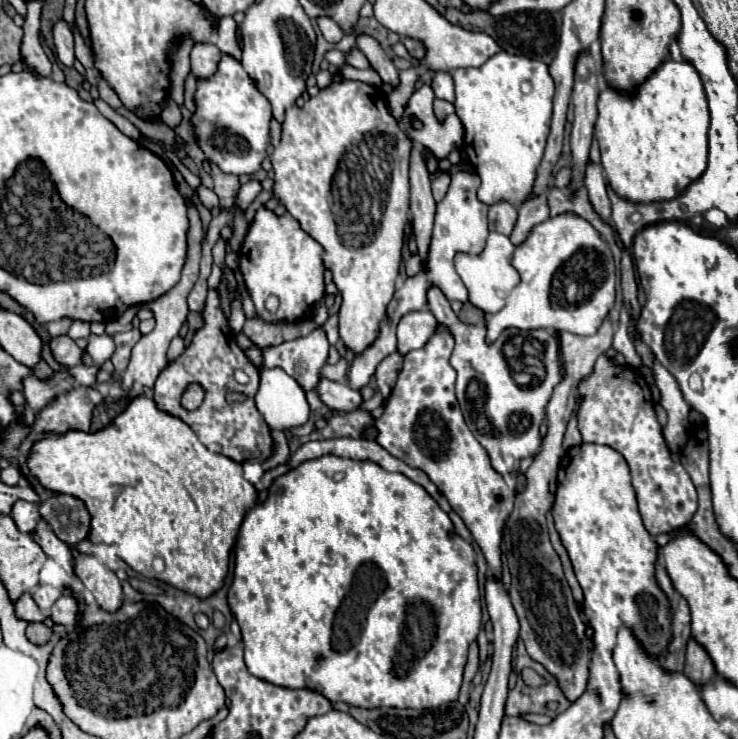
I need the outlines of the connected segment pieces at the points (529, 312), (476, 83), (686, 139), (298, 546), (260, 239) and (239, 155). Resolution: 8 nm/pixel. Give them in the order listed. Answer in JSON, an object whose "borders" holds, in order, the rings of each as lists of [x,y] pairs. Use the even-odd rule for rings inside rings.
{"borders":[[[[564,213],[564,215],[550,217],[550,219],[546,219],[544,223],[534,225],[532,231],[530,231],[530,235],[526,237],[526,241],[520,243],[520,245],[516,245],[510,263],[512,263],[512,267],[518,271],[520,283],[518,283],[518,287],[516,287],[510,295],[504,295],[504,307],[502,307],[500,311],[496,311],[496,313],[486,313],[486,315],[484,315],[484,323],[486,323],[486,343],[488,343],[488,345],[492,345],[492,343],[500,337],[500,333],[502,333],[504,329],[508,329],[508,327],[516,327],[516,329],[524,329],[524,331],[532,331],[532,329],[554,329],[554,331],[558,331],[558,333],[560,333],[560,331],[570,331],[570,333],[576,333],[576,335],[594,335],[594,333],[598,331],[602,319],[608,315],[608,311],[610,311],[612,305],[614,305],[614,297],[616,297],[616,291],[614,291],[616,273],[614,273],[612,253],[610,253],[608,245],[604,243],[604,239],[598,235],[598,231],[596,231],[588,221],[584,221],[582,217],[576,217],[576,215],[572,215],[572,213]]],[[[502,51],[494,55],[480,67],[456,69],[452,71],[454,85],[456,85],[456,115],[464,125],[464,145],[462,151],[468,161],[474,165],[482,185],[478,189],[478,199],[486,205],[492,205],[500,199],[508,199],[512,205],[522,203],[536,179],[536,169],[544,155],[546,137],[550,131],[550,117],[552,117],[552,97],[554,97],[554,79],[548,73],[548,65],[530,59],[524,55],[510,55]]],[[[666,59],[630,95],[608,85],[598,97],[594,135],[610,187],[620,197],[636,203],[674,199],[692,179],[704,173],[708,123],[704,85],[690,61]]],[[[326,455],[292,467],[288,473],[276,479],[276,491],[278,487],[282,489],[280,495],[274,495],[274,489],[268,489],[266,501],[248,509],[242,521],[236,541],[232,585],[228,589],[228,605],[242,629],[244,657],[252,675],[280,687],[310,687],[324,695],[328,701],[344,701],[356,707],[408,707],[418,711],[435,711],[446,703],[456,701],[462,685],[468,645],[480,631],[482,611],[476,563],[472,557],[474,549],[454,531],[450,517],[440,509],[440,505],[424,487],[410,481],[402,473],[390,473],[382,469],[374,461],[354,461]],[[336,473],[342,475],[340,481],[332,479]]],[[[264,207],[256,211],[238,257],[240,271],[256,305],[256,313],[262,319],[272,323],[296,321],[314,307],[314,303],[324,295],[324,265],[320,253],[322,247],[310,239],[308,233],[300,231],[300,225],[288,213],[276,217]],[[270,295],[280,299],[280,307],[274,313],[270,313],[264,305]]],[[[222,53],[214,75],[196,79],[196,111],[190,117],[194,137],[206,159],[224,173],[250,175],[260,169],[268,147],[268,123],[272,119],[270,101],[258,89],[258,83],[246,73],[242,63]]]]}

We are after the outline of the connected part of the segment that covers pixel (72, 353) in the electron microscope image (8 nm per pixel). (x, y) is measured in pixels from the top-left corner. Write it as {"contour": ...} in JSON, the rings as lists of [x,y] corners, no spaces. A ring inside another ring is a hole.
{"contour":[[[60,335],[60,337],[50,339],[50,351],[52,351],[54,359],[64,367],[80,365],[80,347],[68,335]]]}

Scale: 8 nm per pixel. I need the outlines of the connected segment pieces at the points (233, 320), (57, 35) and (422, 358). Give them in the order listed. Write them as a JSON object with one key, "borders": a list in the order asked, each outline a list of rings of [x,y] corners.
{"borders":[[[[232,307],[232,315],[228,319],[230,327],[234,333],[240,333],[242,331],[242,325],[244,325],[244,315],[242,315],[242,309],[240,307]]],[[[60,19],[54,29],[54,45],[56,45],[56,53],[58,53],[58,59],[66,65],[66,67],[72,67],[74,65],[74,37],[72,37],[72,29],[70,25]]],[[[438,325],[436,333],[422,349],[404,355],[402,371],[398,373],[398,381],[390,393],[392,401],[388,399],[382,417],[376,421],[376,441],[388,453],[402,459],[410,467],[420,467],[426,471],[426,475],[448,499],[452,509],[464,519],[474,541],[480,545],[492,573],[500,577],[502,527],[506,517],[512,513],[516,493],[504,483],[502,475],[496,475],[496,471],[492,471],[484,447],[476,443],[476,437],[464,423],[454,393],[456,371],[448,363],[452,349],[452,333],[444,325]]]]}

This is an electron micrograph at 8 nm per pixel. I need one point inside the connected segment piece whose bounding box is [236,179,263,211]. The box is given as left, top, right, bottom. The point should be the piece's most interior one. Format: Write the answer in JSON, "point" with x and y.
{"point":[248,192]}

